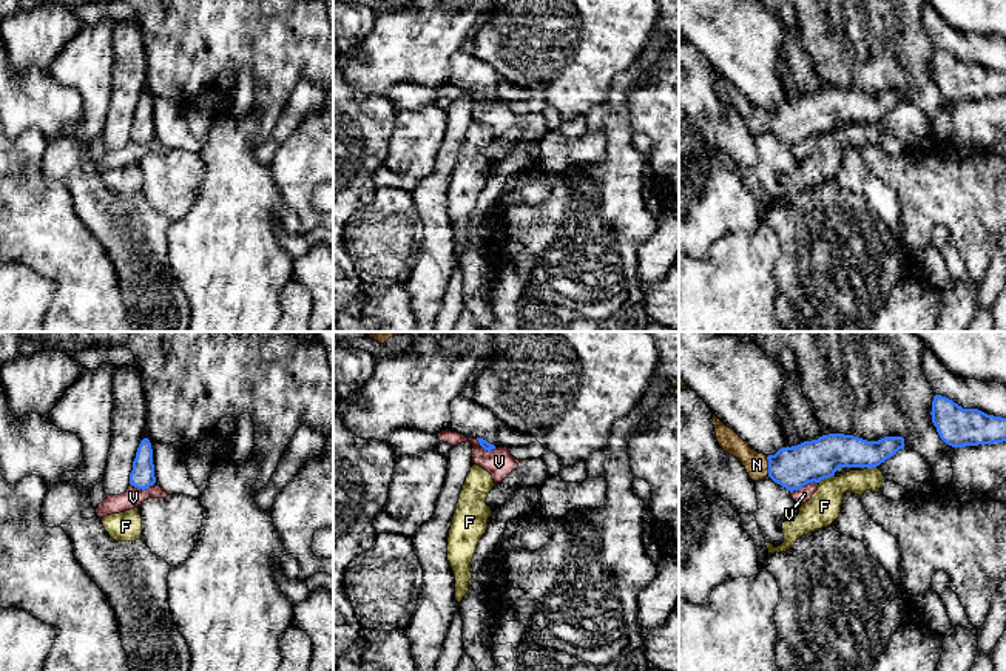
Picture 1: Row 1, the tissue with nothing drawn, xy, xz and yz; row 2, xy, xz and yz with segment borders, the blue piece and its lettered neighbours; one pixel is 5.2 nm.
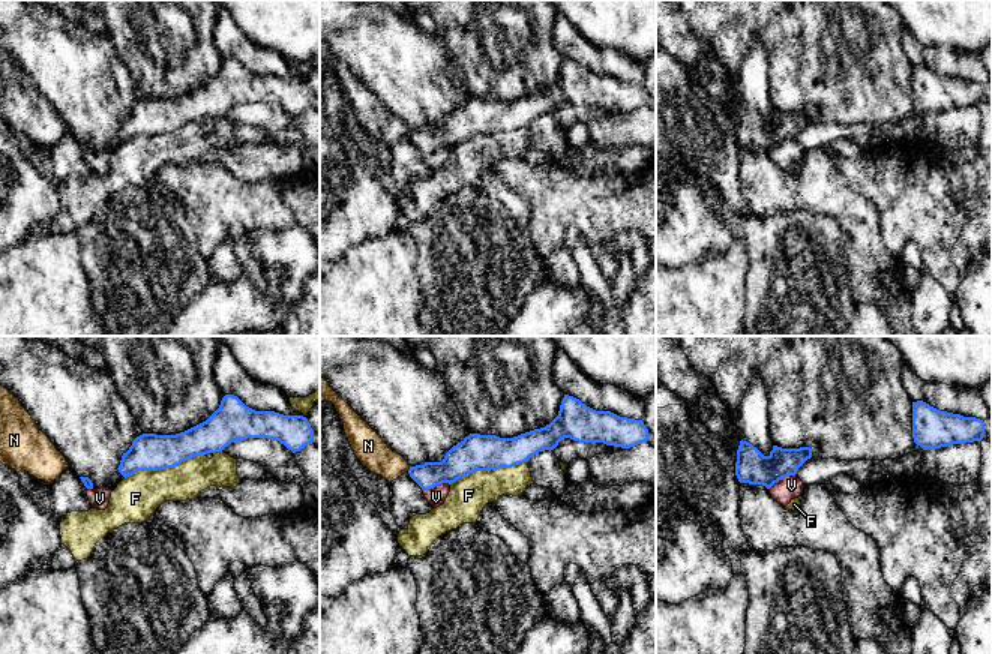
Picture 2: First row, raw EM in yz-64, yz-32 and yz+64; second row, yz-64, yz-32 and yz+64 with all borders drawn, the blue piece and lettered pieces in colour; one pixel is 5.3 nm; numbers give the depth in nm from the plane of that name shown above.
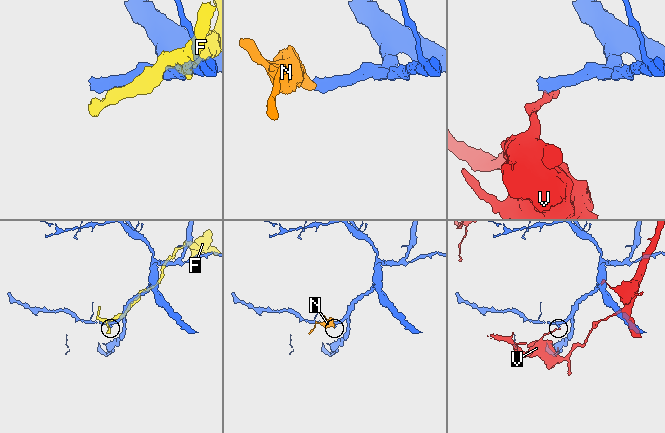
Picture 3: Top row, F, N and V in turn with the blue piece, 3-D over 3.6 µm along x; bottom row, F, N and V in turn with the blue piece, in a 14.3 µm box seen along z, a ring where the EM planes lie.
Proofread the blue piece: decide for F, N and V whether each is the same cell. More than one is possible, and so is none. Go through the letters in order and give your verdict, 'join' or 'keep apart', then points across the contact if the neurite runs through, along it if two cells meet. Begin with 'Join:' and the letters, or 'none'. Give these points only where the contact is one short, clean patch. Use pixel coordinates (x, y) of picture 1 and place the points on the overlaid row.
Join: N
F: keep apart
N: join; runs through yz (792, 468), (769, 466), (756, 465)
V: keep apart

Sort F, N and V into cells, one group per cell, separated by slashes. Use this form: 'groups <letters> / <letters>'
groups F / N / V

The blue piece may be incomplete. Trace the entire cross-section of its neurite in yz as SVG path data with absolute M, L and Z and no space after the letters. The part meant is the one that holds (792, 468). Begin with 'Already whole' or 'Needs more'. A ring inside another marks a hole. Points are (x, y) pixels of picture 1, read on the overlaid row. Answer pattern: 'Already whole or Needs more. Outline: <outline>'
Needs more. Outline: M714 413L713 426L719 446L742 463L753 481L768 475L790 492L809 483L830 478L839 467L876 467L904 449L903 437L867 441L853 435L829 433L798 446L782 447L775 455L767 457L753 450Z

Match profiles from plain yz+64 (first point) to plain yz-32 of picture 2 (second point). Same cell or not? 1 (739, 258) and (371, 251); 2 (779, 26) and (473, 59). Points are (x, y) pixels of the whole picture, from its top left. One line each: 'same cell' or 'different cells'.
1: same cell
2: same cell

